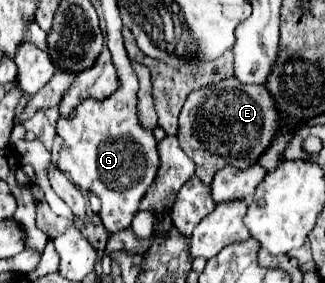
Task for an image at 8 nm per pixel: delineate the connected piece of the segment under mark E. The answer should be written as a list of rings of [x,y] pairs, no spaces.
[[[236,76],[216,82],[212,86],[202,86],[200,90],[194,90],[194,94],[188,94],[182,112],[180,112],[180,126],[178,126],[178,142],[182,150],[196,162],[196,176],[210,184],[214,174],[232,164],[232,166],[250,166],[252,162],[258,162],[260,154],[268,150],[268,146],[274,142],[278,128],[280,128],[280,110],[276,110],[272,94],[268,94],[266,86],[254,86],[254,84],[242,84]]]

